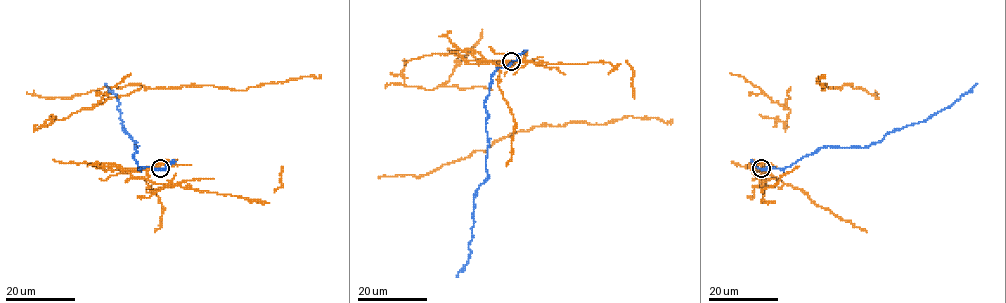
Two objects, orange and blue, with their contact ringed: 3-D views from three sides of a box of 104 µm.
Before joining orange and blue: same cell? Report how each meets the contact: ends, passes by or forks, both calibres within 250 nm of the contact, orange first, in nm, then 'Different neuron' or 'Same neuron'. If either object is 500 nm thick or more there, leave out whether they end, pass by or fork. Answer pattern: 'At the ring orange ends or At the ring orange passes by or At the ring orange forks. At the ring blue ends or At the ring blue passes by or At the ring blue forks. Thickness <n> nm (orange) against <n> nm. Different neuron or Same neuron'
At the ring orange passes by. At the ring blue forks. Thickness 240 nm (orange) against 280 nm. Different neuron

